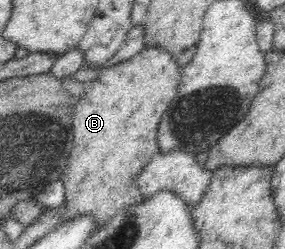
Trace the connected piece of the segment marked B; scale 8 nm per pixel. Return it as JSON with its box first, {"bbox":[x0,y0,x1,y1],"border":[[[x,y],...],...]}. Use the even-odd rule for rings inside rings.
{"bbox":[59,45,181,228],"border":[[[145,45],[137,55],[131,57],[131,59],[119,64],[112,64],[110,67],[103,68],[99,75],[93,81],[87,84],[86,91],[81,95],[81,99],[77,101],[74,107],[74,113],[72,115],[72,125],[75,145],[73,145],[73,151],[70,151],[64,171],[59,178],[64,183],[64,196],[65,196],[65,213],[62,219],[75,219],[79,215],[91,214],[96,222],[96,227],[99,228],[105,221],[109,221],[113,215],[123,208],[127,208],[133,204],[141,204],[145,197],[140,192],[138,186],[138,177],[146,163],[149,163],[149,159],[160,151],[159,144],[157,143],[157,129],[163,113],[167,111],[169,103],[173,101],[173,97],[177,95],[177,87],[179,87],[179,81],[181,81],[181,71],[179,71],[179,65],[177,65],[178,59],[175,59],[172,53],[169,53],[164,47],[160,45]]]}

